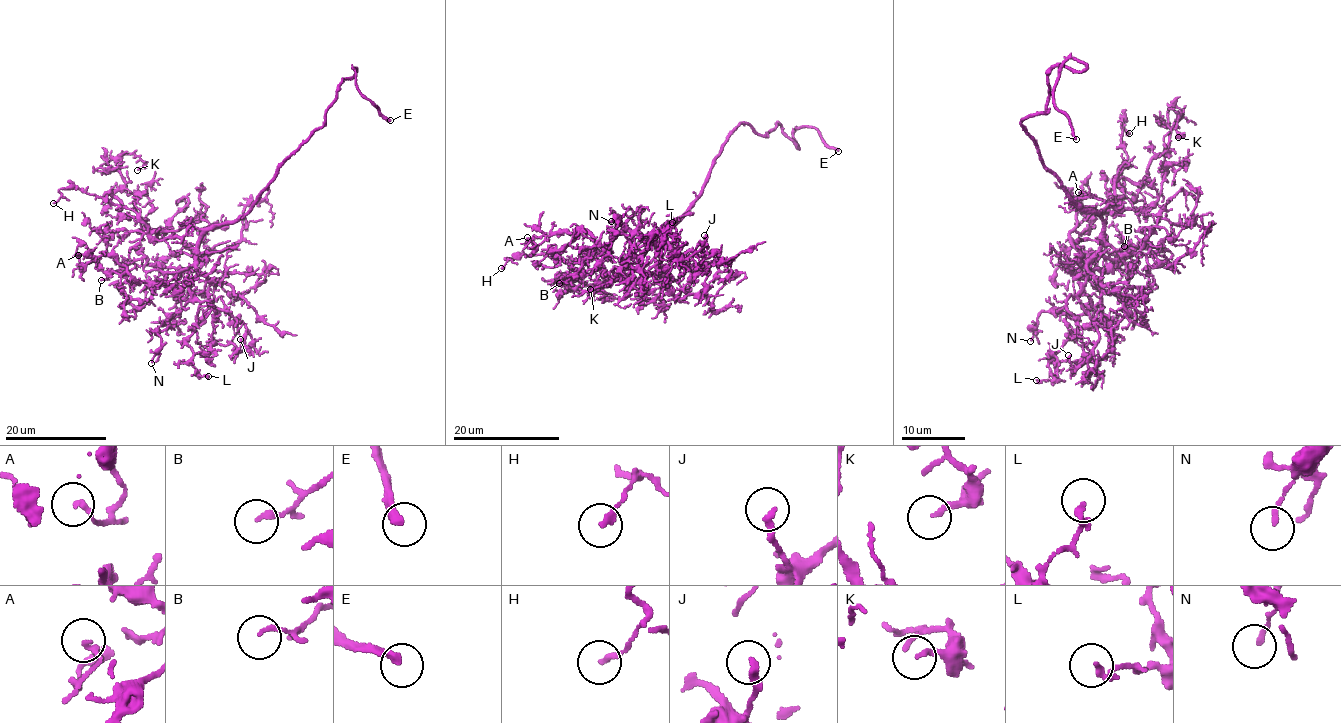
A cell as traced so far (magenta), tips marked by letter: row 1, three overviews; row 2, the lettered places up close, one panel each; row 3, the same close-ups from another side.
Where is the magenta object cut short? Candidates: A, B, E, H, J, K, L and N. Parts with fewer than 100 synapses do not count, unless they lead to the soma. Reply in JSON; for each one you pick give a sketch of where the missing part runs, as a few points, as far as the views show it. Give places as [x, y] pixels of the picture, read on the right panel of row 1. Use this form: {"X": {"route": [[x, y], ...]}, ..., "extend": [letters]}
{"E": {"route": [[1076, 139], [1088, 169], [1100, 180], [1114, 182], [1145, 220], [1148, 247]]}, "extend": ["E"]}

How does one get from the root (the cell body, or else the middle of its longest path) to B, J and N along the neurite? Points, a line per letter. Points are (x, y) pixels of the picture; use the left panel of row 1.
B: (254, 203), (233, 221), (203, 235), (195, 261), (178, 272), (146, 272), (146, 259), (141, 257), (101, 280)
J: (254, 203), (203, 235), (197, 273), (189, 284), (214, 311), (212, 339), (238, 349), (240, 339)
N: (254, 203), (201, 237), (190, 301), (172, 314), (169, 327), (158, 332), (161, 346), (151, 363)

